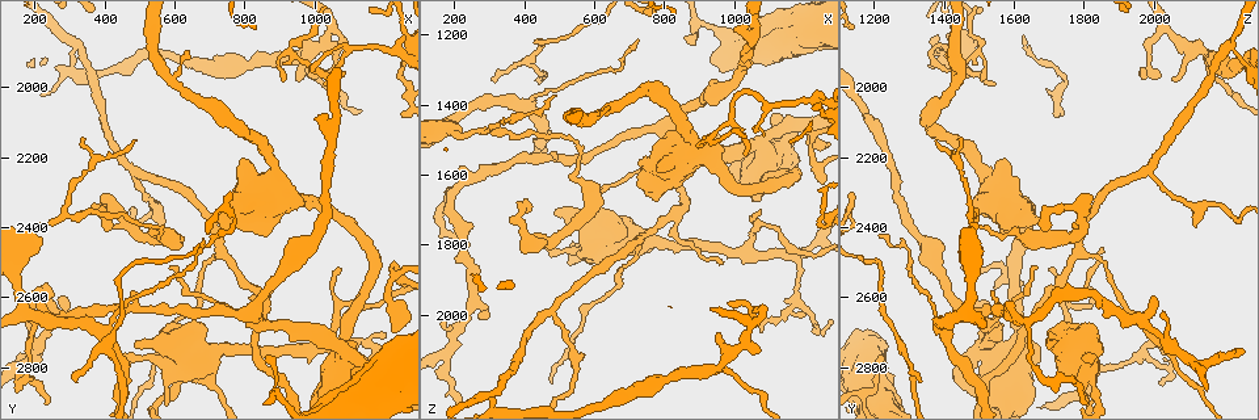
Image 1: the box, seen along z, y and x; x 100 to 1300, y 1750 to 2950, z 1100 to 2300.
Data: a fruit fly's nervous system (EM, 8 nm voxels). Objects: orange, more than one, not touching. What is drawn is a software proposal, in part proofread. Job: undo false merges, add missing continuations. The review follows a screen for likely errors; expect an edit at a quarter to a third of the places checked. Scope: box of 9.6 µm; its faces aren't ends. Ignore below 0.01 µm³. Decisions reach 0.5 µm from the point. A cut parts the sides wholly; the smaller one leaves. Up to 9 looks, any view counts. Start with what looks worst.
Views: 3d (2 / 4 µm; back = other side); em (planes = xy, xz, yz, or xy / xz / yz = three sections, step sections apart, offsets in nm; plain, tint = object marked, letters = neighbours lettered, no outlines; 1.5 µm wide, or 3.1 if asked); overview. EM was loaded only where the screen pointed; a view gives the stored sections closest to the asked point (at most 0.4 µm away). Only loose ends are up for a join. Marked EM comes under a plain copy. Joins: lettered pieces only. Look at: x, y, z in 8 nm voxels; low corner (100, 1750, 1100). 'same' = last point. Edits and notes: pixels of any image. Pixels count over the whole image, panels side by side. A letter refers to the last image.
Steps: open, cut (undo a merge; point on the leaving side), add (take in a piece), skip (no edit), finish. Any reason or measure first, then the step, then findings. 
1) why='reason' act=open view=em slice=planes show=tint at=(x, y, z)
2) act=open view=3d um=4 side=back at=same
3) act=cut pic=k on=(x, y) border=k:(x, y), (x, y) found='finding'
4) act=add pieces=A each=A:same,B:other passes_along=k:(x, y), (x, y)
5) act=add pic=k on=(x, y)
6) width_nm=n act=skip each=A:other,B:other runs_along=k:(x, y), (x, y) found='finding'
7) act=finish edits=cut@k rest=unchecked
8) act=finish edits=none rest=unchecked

why='branch point' act=open view=em slice=planes show=letters at=(490, 2250, 1980)

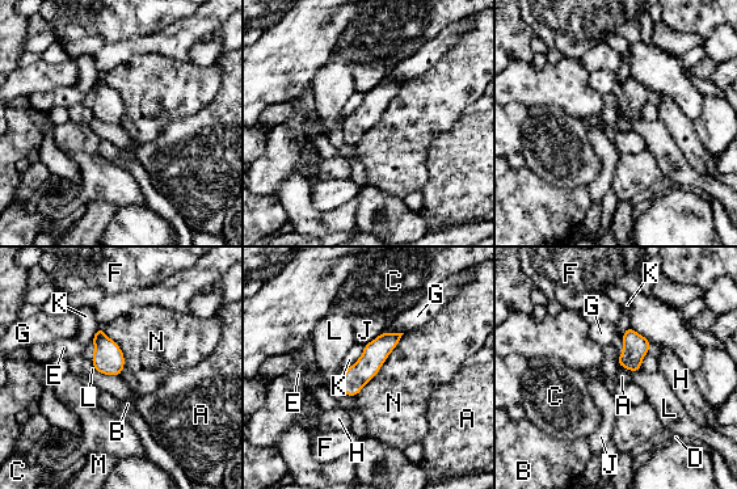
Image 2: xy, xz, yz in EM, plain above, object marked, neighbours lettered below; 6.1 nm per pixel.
width_nm=80 act=skip each=A:other,B:other,C:other,D:other,E:other,F:other,G:other,H:other,J:other,K:other,L:other,M:other,N:other border=2:(95, 370), (119, 376) found='all the same neuron'

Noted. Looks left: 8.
why='thick end' act=open view=em slice=planes show=letters at=(480, 2740, 1700)

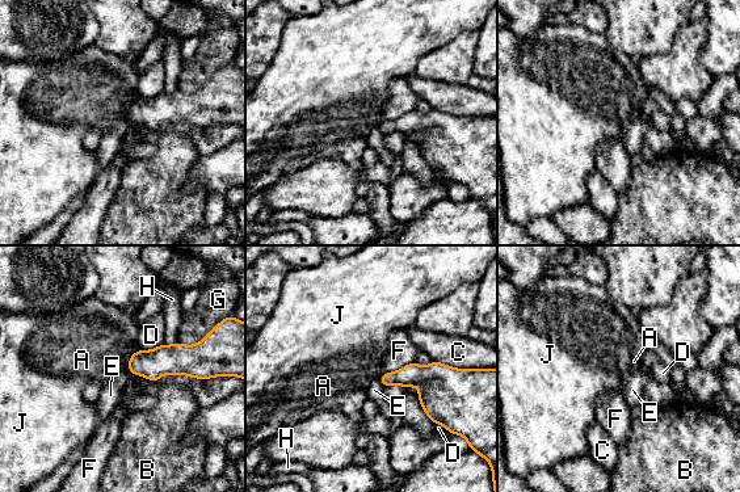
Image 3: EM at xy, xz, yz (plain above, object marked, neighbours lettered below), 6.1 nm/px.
act=skip each=A:other,B:other,C:other,D:other,E:other,F:other,G:other,H:other,J:other border=3:(378, 378), (383, 387) found='no lettered piece goes on from it'

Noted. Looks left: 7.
why='branch stops here' act=open view=em slice=xy step=4 show=tint at=(800, 2210, 1570)

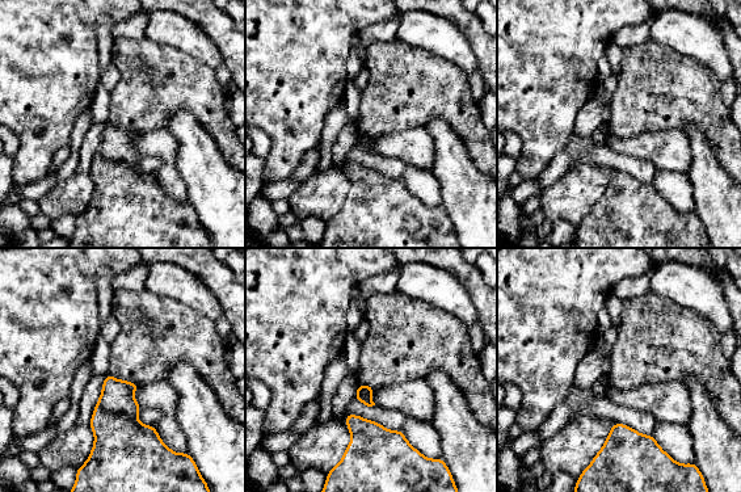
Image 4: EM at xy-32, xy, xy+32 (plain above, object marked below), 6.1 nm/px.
why='cut it another way' act=open view=em slice=yz step=4 show=letters at=same

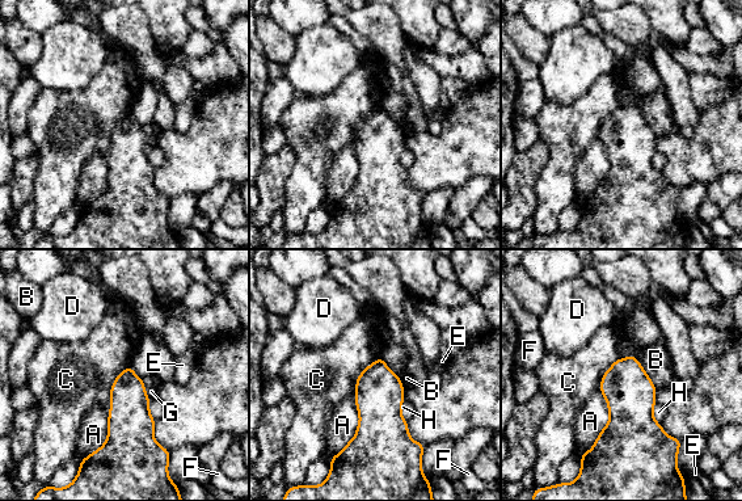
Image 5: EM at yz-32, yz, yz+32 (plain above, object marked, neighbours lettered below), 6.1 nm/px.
act=skip each=A:other,B:other,C:other,D:other,E:other,F:other,G:other,H:other border=5:(635, 357), (657, 388) found='no lettered piece goes on from it'

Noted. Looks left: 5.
why='branch stops here' act=open view=3d um=2 side=back at=(880, 2770, 1220)

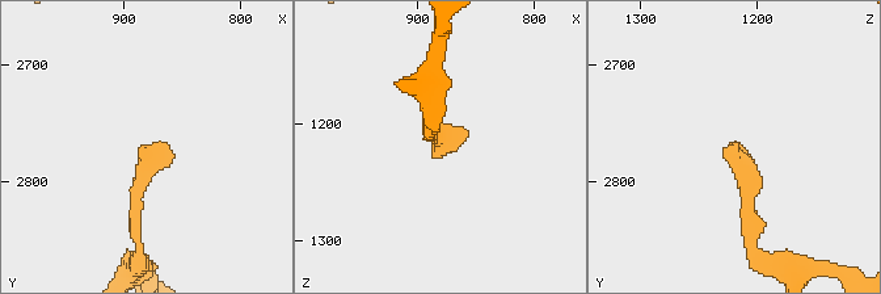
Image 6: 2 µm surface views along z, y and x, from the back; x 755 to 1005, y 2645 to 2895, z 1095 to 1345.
act=open view=em slice=planes show=letters at=(882, 2768, 1222)

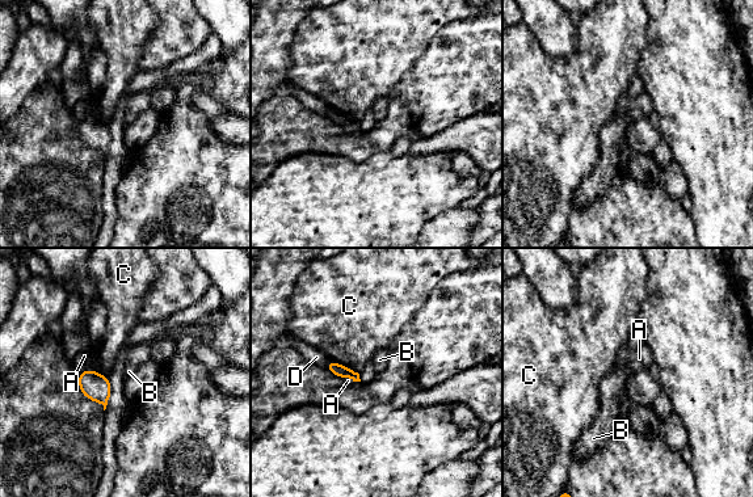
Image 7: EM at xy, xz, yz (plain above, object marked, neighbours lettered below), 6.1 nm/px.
width_nm=80 act=skip each=A:other,B:other,C:other,D:other found='no lettered piece goes on from it'

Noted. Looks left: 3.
act=finish edits=none rest=unchecked

